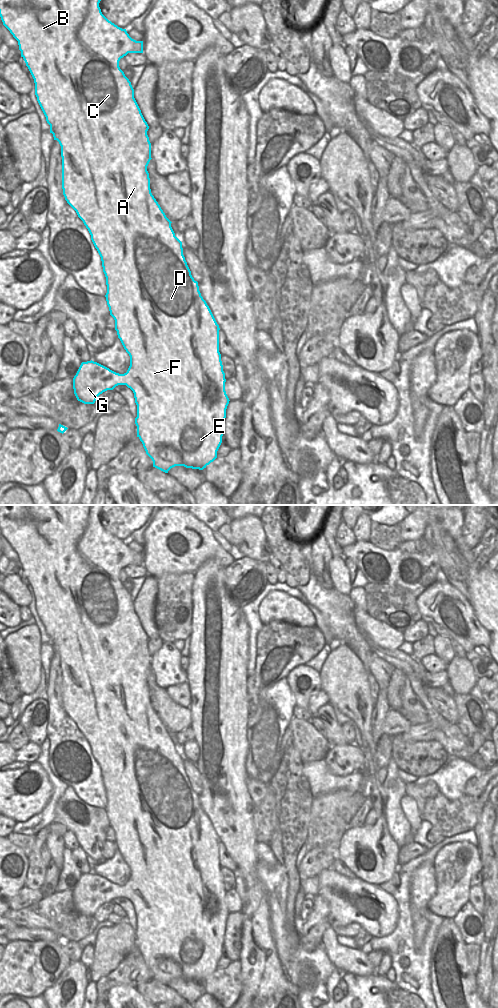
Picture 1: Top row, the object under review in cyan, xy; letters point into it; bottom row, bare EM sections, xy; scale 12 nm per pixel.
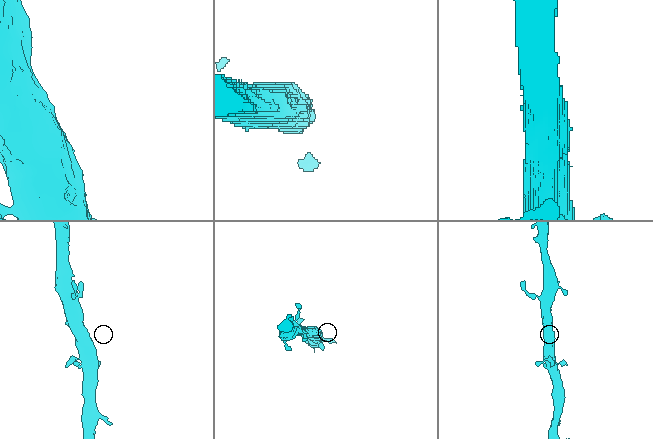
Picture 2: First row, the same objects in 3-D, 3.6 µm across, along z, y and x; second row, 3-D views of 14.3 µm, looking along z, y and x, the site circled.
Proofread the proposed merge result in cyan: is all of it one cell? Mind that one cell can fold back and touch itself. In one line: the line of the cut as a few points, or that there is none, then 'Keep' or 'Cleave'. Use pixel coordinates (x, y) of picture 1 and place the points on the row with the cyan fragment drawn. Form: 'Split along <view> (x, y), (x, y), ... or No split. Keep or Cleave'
No split. Keep

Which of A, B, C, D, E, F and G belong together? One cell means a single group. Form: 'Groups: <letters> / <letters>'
Groups: A B C D E F G

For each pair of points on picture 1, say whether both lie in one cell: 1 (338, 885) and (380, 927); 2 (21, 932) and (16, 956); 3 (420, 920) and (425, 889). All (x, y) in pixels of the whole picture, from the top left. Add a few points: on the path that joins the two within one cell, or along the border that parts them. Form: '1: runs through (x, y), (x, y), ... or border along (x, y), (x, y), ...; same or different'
1: runs through (341, 898), (357, 916), (364, 916), (367, 919); same
2: border along (10, 940), (43, 941); different
3: runs through (418, 912), (419, 897); same

